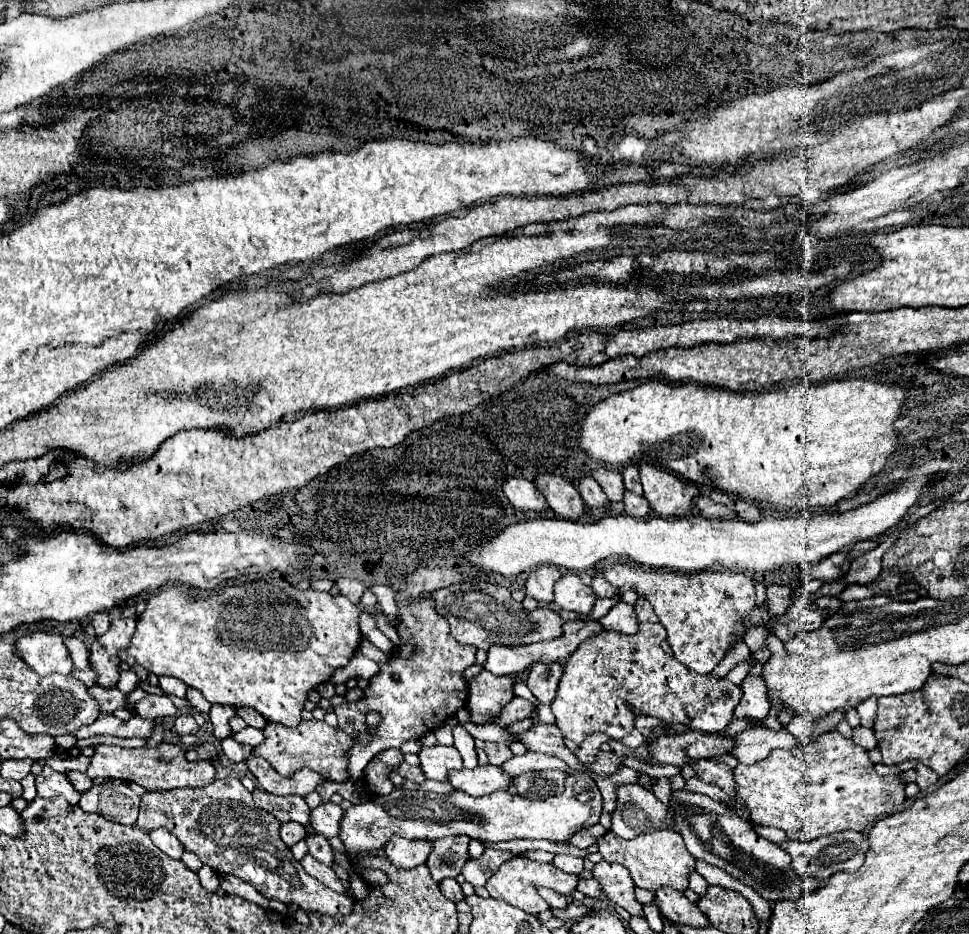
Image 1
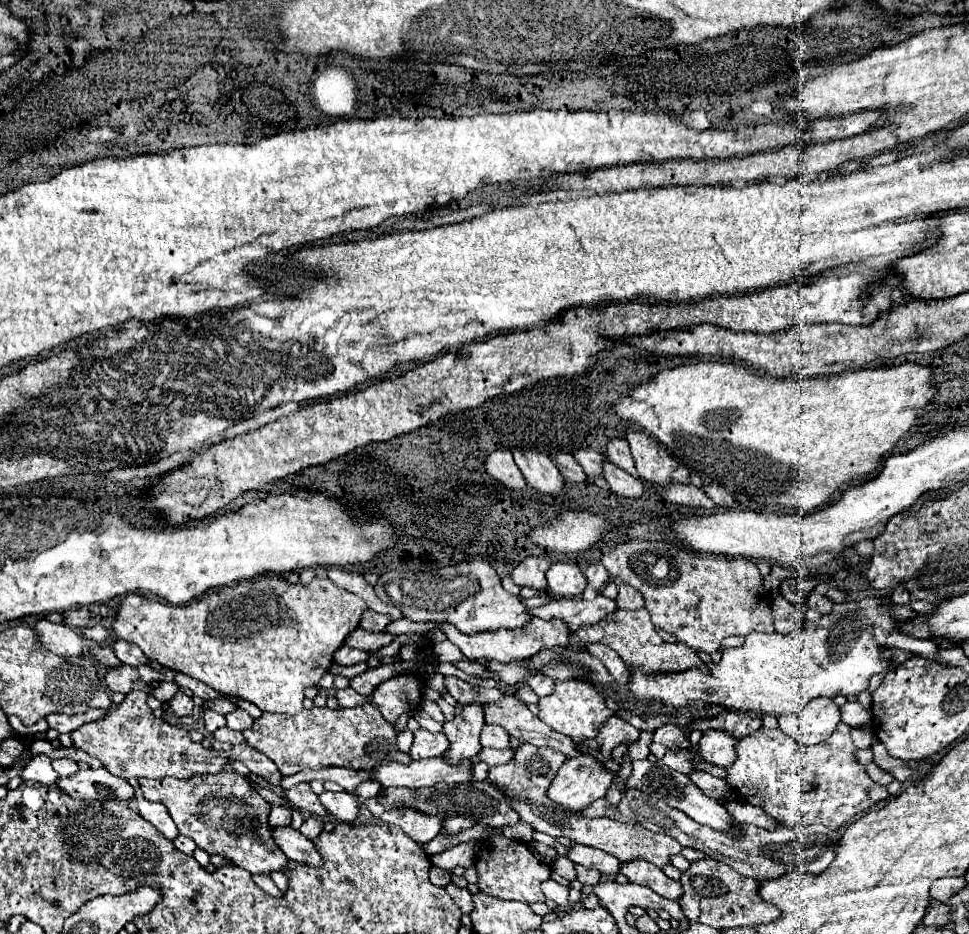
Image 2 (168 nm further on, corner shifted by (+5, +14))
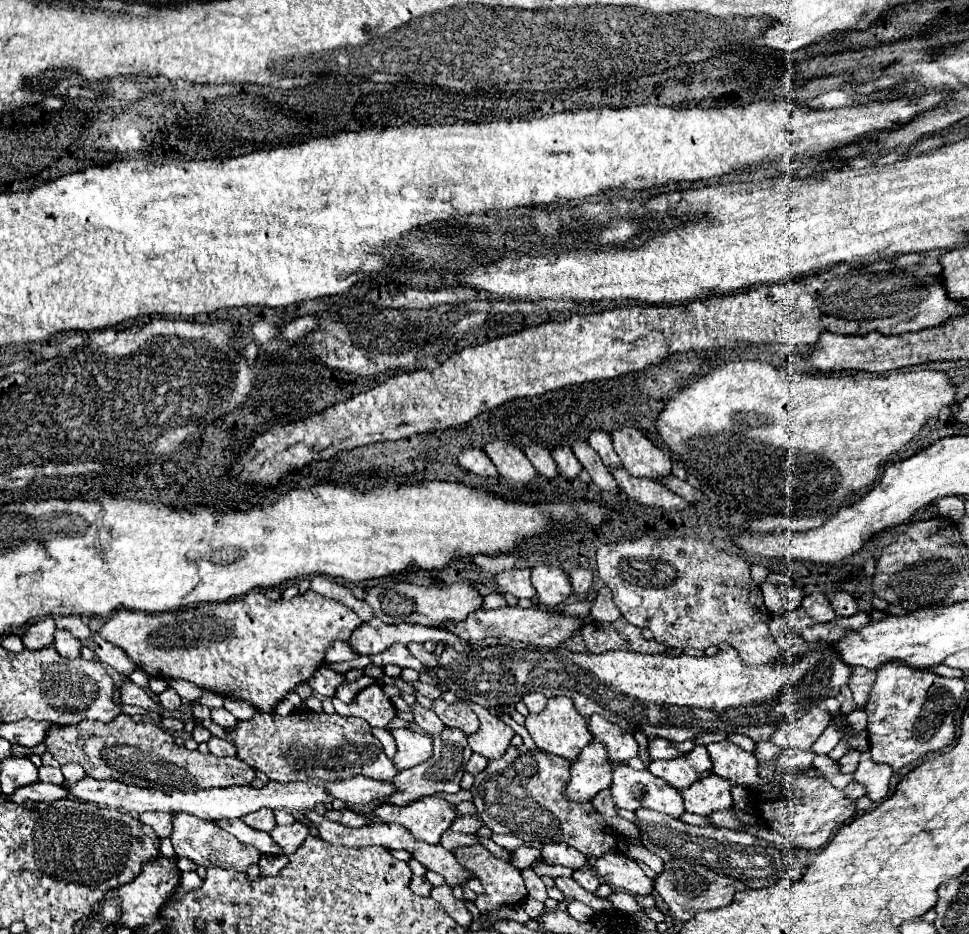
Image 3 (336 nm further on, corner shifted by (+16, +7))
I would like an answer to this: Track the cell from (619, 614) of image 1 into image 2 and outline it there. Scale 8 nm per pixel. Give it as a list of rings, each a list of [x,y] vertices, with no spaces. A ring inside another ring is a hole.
[[[599,593],[595,599],[555,599],[531,613],[541,619],[563,619],[571,631],[577,631],[579,625],[595,625],[615,609],[615,599]]]

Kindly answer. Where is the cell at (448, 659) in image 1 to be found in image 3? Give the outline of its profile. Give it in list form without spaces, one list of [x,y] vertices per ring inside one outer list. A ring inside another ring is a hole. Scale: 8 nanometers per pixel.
[[[378,684],[366,686],[360,690],[354,698],[354,702],[344,704],[336,696],[332,698],[336,714],[340,716],[356,716],[366,720],[372,728],[384,728],[390,724],[390,720],[396,716],[396,710],[390,702],[390,698],[384,694],[384,690]]]

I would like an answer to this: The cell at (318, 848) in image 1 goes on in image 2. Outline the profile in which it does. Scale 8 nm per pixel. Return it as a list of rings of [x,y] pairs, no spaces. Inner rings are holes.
[[[309,815],[307,819],[305,819],[305,823],[301,825],[301,829],[299,829],[305,837],[309,837],[309,839],[315,839],[315,837],[319,837],[319,833],[323,831],[323,817],[315,817],[315,815]]]

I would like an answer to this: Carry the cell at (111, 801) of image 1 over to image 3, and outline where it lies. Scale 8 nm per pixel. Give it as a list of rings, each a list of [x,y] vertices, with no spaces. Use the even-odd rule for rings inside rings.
[[[34,782],[34,784],[28,784],[24,788],[18,788],[10,796],[4,796],[4,800],[24,804],[24,802],[54,802],[54,800],[60,800],[64,796],[68,796],[68,790],[64,790],[62,786]]]

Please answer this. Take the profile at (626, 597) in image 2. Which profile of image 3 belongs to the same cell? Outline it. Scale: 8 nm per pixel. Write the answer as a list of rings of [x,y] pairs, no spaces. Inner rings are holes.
[[[602,586],[602,588],[598,590],[598,596],[596,596],[594,604],[592,604],[590,614],[592,614],[592,618],[598,620],[598,622],[614,622],[614,620],[620,618],[620,610],[618,610],[616,604],[612,602],[612,592],[610,592],[606,586]]]

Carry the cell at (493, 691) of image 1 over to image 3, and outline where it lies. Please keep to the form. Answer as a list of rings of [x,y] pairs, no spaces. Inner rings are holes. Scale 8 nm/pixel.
[[[444,728],[438,736],[434,736],[434,754],[426,762],[422,762],[422,764],[418,764],[414,768],[398,772],[392,778],[392,784],[394,784],[396,792],[392,796],[384,798],[382,802],[394,804],[394,806],[404,806],[404,804],[410,804],[414,800],[434,796],[438,792],[446,792],[446,794],[460,792],[464,766],[466,766],[470,756],[472,756],[472,750],[468,748],[466,734],[462,730],[456,730],[456,728]]]

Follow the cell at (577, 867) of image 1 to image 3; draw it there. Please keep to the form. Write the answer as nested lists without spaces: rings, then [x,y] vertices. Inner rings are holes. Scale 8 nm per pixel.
[[[492,834],[492,840],[494,840],[498,846],[506,848],[506,850],[516,850],[516,848],[524,846],[524,842],[522,842],[518,836],[510,836],[510,834]]]

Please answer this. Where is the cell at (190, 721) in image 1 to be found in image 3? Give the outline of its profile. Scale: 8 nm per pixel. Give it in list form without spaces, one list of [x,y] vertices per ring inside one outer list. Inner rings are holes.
[[[172,688],[164,690],[162,694],[158,694],[158,702],[160,702],[162,708],[166,708],[166,710],[178,710],[178,708],[180,708],[180,696],[178,696]]]

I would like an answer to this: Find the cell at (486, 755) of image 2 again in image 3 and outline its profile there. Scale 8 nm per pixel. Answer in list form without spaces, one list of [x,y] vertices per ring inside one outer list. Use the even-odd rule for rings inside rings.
[[[472,754],[472,758],[470,758],[468,764],[466,764],[466,772],[470,772],[472,776],[476,776],[476,774],[480,774],[486,766],[488,766],[488,760],[486,760],[484,756],[480,756],[480,754]]]

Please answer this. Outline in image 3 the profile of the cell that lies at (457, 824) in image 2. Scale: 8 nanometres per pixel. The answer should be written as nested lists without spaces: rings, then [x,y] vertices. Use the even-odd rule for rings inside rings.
[[[460,816],[460,818],[450,826],[450,830],[462,832],[462,834],[476,834],[480,828],[482,828],[480,816]]]

